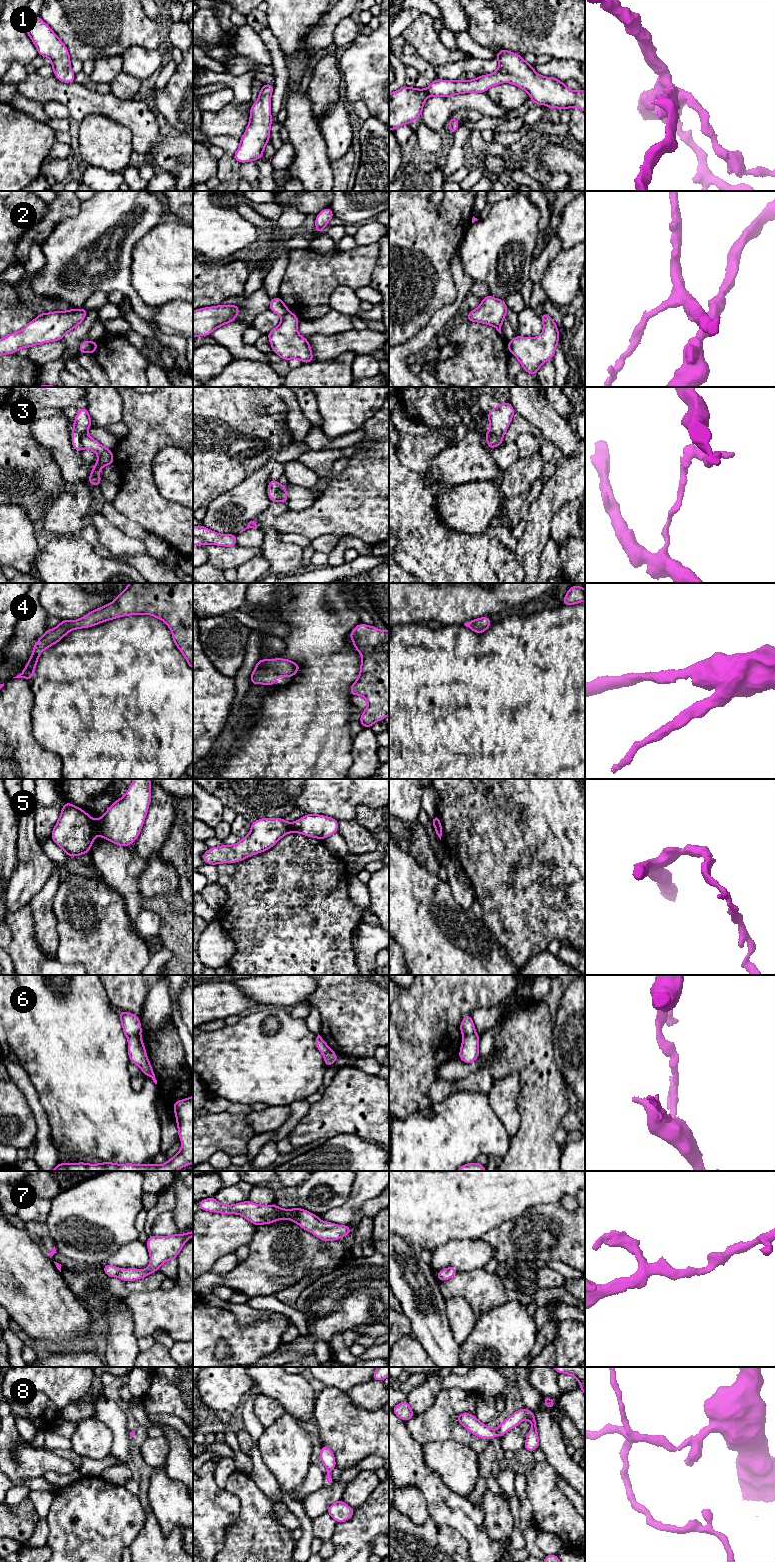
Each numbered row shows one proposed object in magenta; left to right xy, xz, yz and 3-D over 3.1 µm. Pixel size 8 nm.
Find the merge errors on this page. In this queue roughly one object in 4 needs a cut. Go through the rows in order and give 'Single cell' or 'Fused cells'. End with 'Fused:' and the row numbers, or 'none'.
1: Single cell
2: Fused cells
3: Fused cells
4: Single cell
5: Fused cells
6: Fused cells
7: Single cell
8: Single cell
Fused: 2, 3, 5, 6

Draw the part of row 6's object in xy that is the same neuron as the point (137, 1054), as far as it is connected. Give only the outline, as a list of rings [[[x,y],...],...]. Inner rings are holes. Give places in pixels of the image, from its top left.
[[[140,1034],[133,1035],[128,1038],[128,1055],[130,1062],[138,1065],[141,1068],[142,1073],[151,1077],[153,1082],[157,1084],[154,1071],[148,1060],[145,1046]]]

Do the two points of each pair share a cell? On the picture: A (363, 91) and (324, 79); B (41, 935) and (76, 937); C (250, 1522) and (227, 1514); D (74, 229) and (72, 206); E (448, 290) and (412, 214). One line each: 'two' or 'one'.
A: two
B: two
C: two
D: two
E: one

